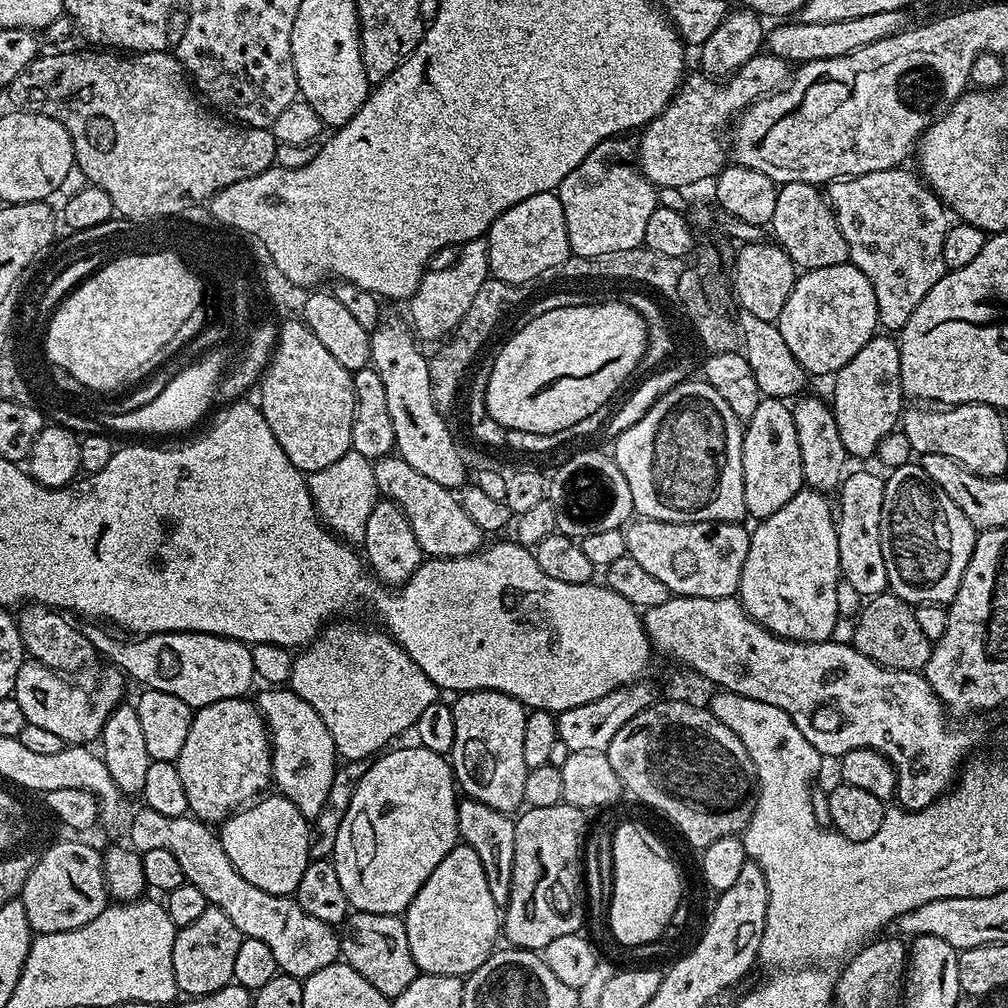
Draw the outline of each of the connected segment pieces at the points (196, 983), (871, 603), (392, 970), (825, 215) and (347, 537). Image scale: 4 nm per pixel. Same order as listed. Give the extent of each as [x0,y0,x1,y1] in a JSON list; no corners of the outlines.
[[174,906,242,997],[850,594,933,672],[338,911,418,998],[770,182,849,270],[307,451,378,542]]

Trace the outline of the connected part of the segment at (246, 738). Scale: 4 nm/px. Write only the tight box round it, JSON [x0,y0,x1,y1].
[174,697,272,822]

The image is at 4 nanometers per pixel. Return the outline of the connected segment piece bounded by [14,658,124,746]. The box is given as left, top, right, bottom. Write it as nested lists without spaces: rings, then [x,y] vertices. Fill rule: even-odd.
[[[28,658],[16,675],[16,691],[14,693],[18,706],[22,706],[22,714],[26,714],[29,724],[43,726],[58,734],[68,746],[88,746],[99,741],[106,718],[111,714],[113,707],[121,703],[124,688],[120,685],[121,673],[110,671],[100,688],[100,696],[104,700],[64,700],[68,696],[68,688],[64,685],[65,677],[59,672],[53,672],[45,664]]]

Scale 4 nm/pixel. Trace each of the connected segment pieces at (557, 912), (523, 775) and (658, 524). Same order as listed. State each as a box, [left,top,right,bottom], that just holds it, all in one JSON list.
[[502,802,588,950],[450,690,529,813],[624,518,752,598]]

